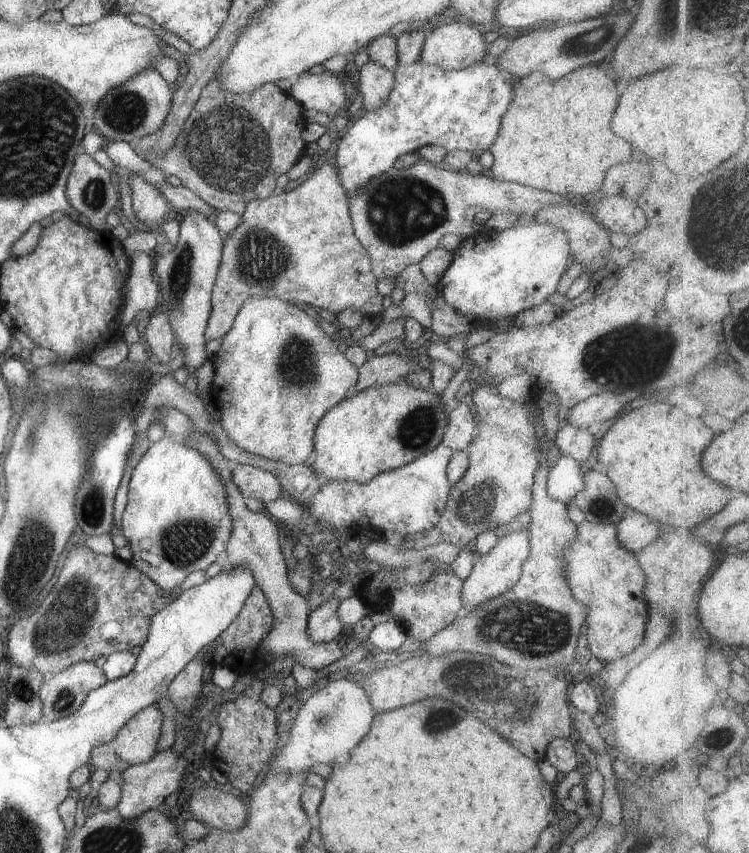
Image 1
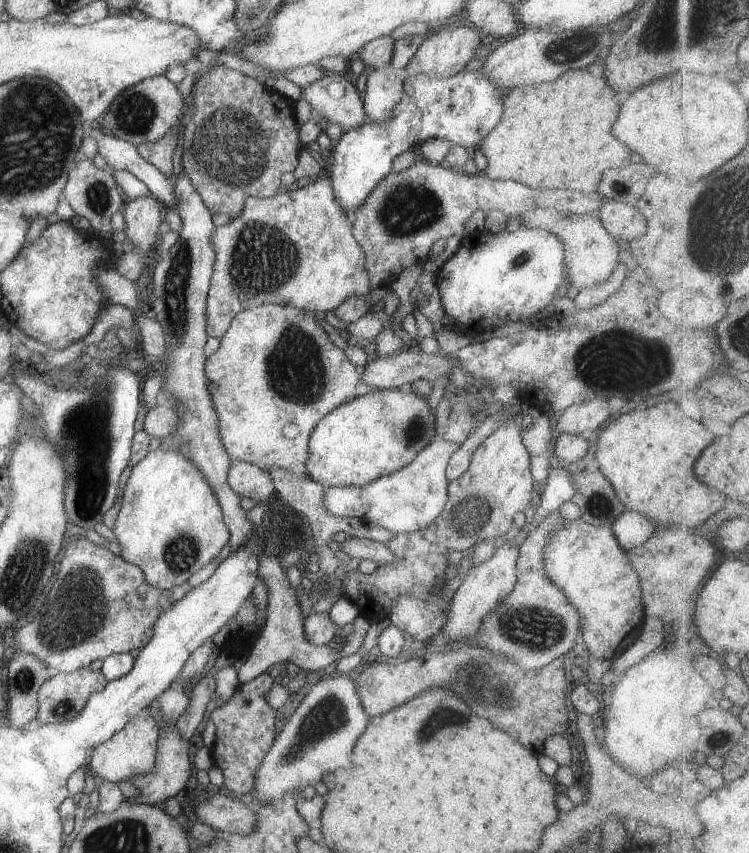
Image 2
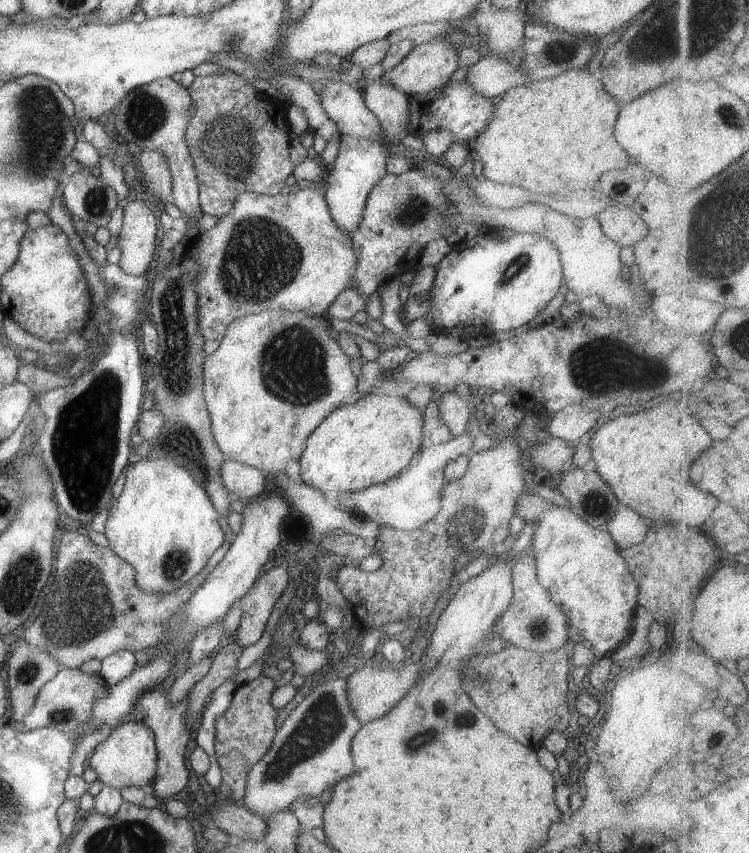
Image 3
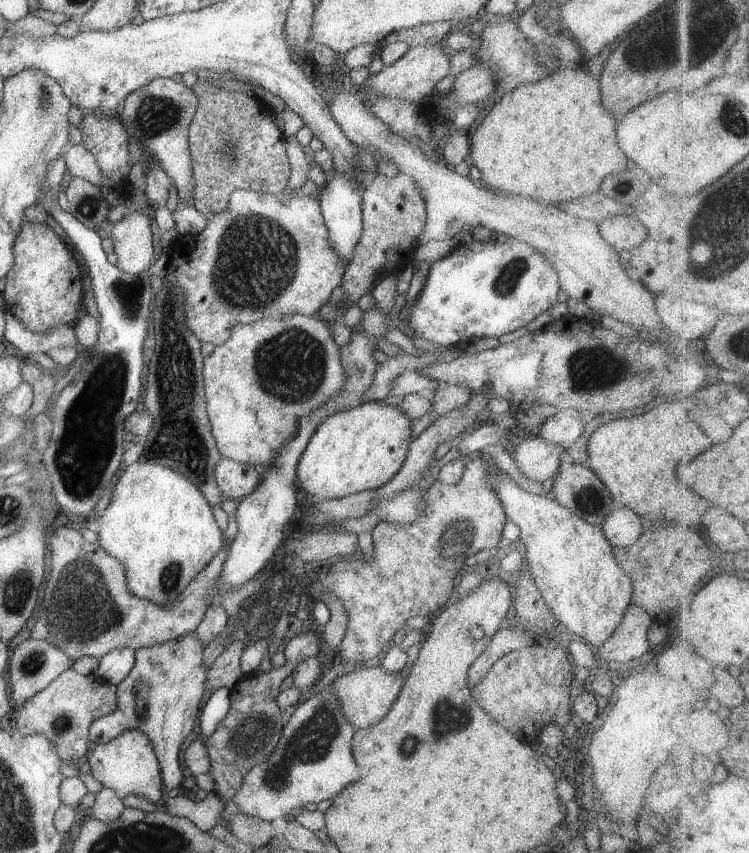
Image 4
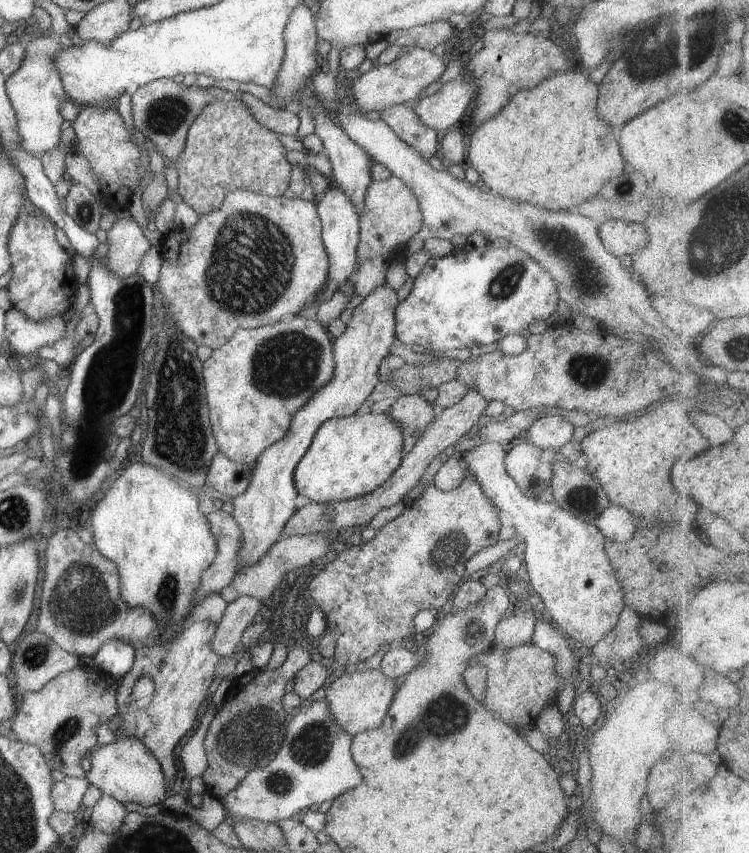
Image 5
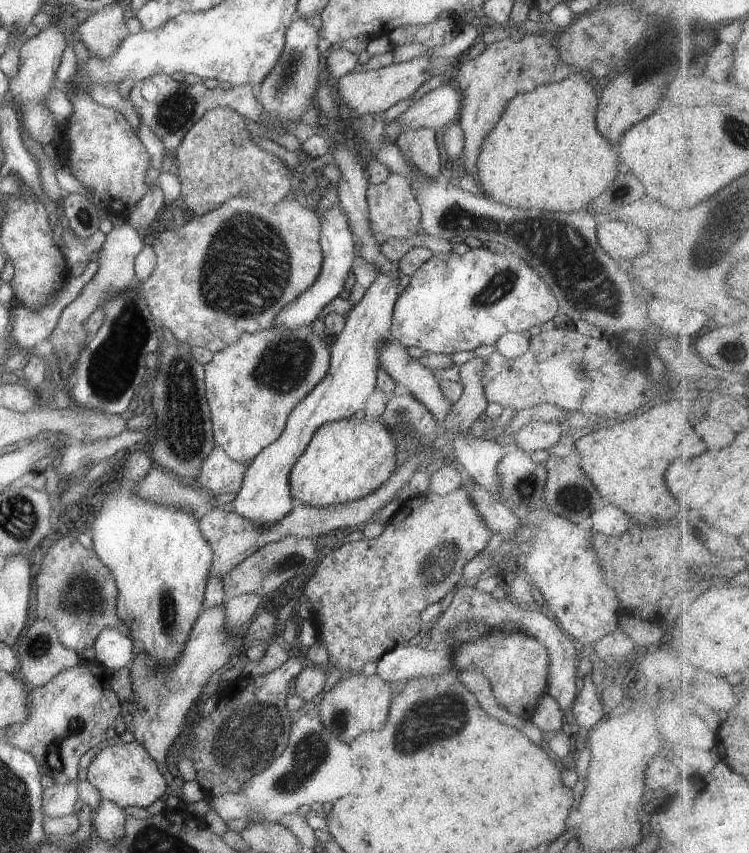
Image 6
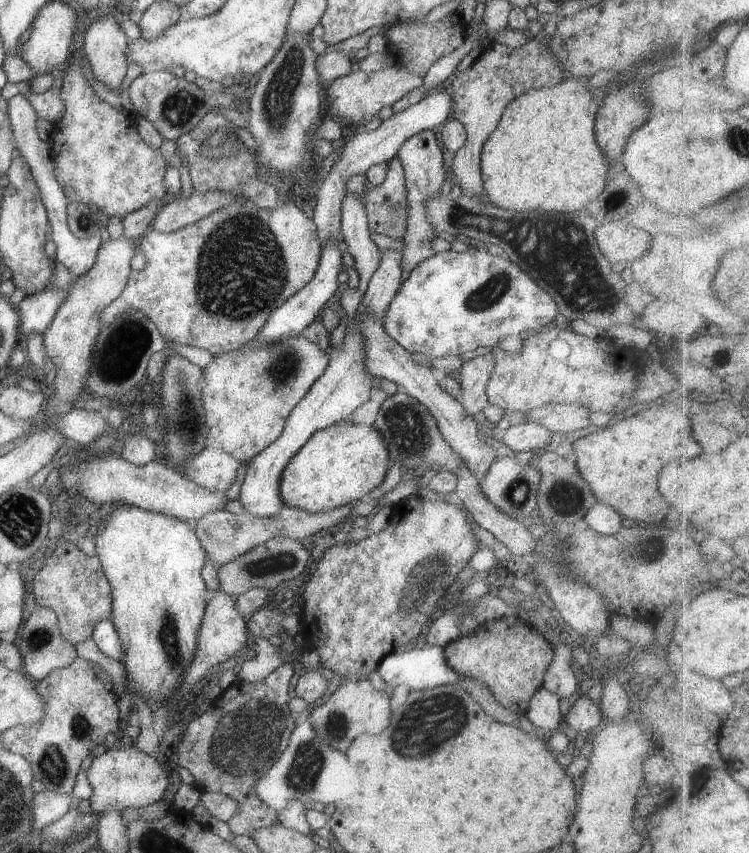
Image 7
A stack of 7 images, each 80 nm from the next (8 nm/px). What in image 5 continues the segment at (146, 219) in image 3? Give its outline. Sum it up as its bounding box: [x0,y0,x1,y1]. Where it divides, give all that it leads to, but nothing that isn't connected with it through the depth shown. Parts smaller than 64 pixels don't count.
[106,217,150,279]

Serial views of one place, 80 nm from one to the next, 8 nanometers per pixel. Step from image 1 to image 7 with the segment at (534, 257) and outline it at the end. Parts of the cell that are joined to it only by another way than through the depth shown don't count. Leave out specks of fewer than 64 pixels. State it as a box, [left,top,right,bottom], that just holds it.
[381,247,558,360]

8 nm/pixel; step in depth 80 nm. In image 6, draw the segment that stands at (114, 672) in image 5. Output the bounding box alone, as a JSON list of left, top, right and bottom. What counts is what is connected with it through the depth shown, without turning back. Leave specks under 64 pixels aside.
[92,627,134,670]

